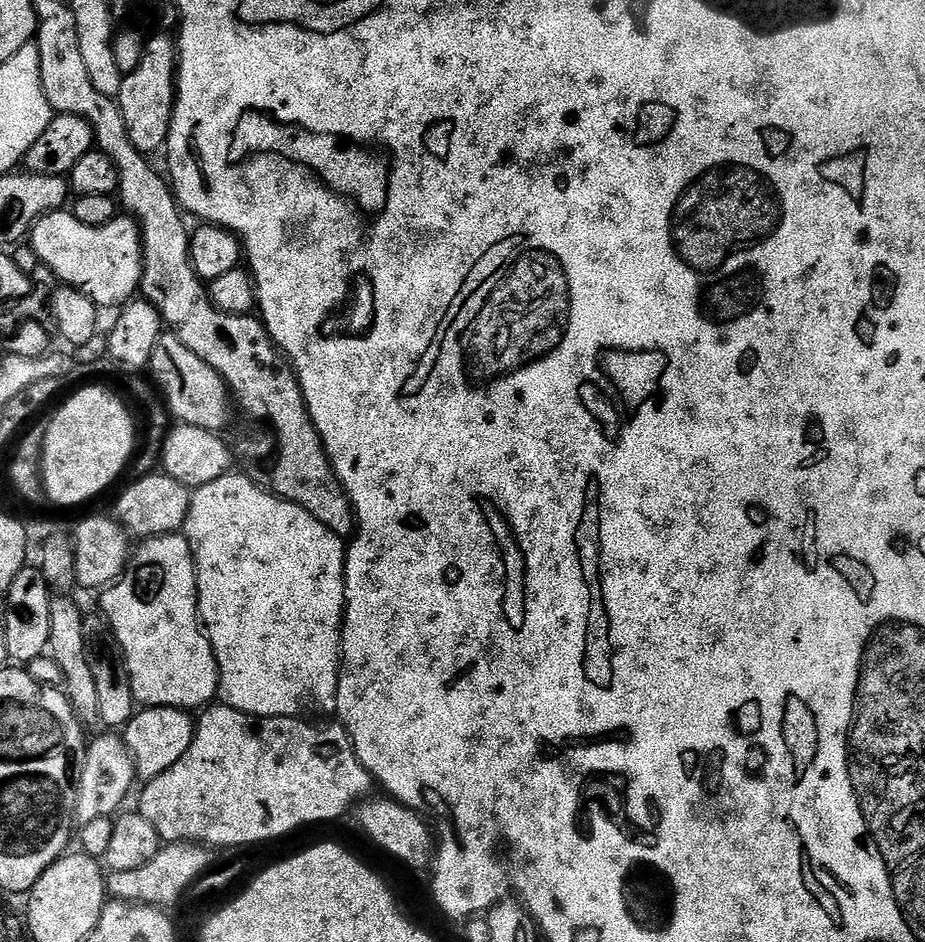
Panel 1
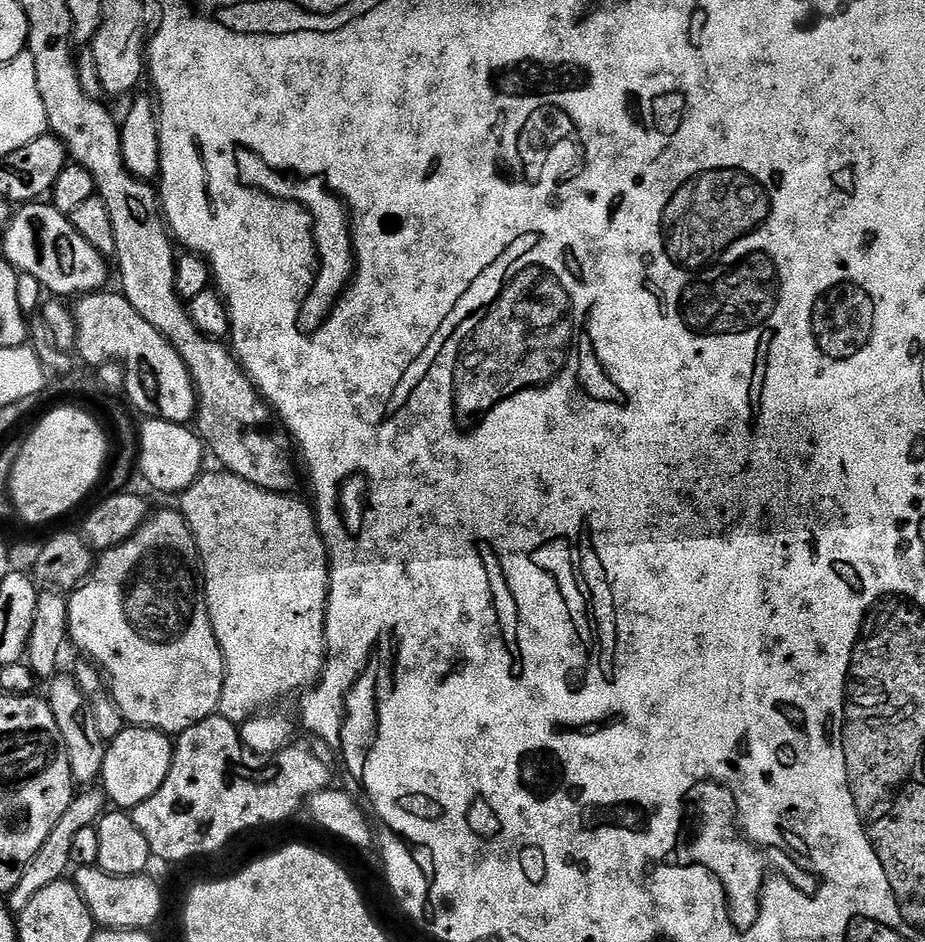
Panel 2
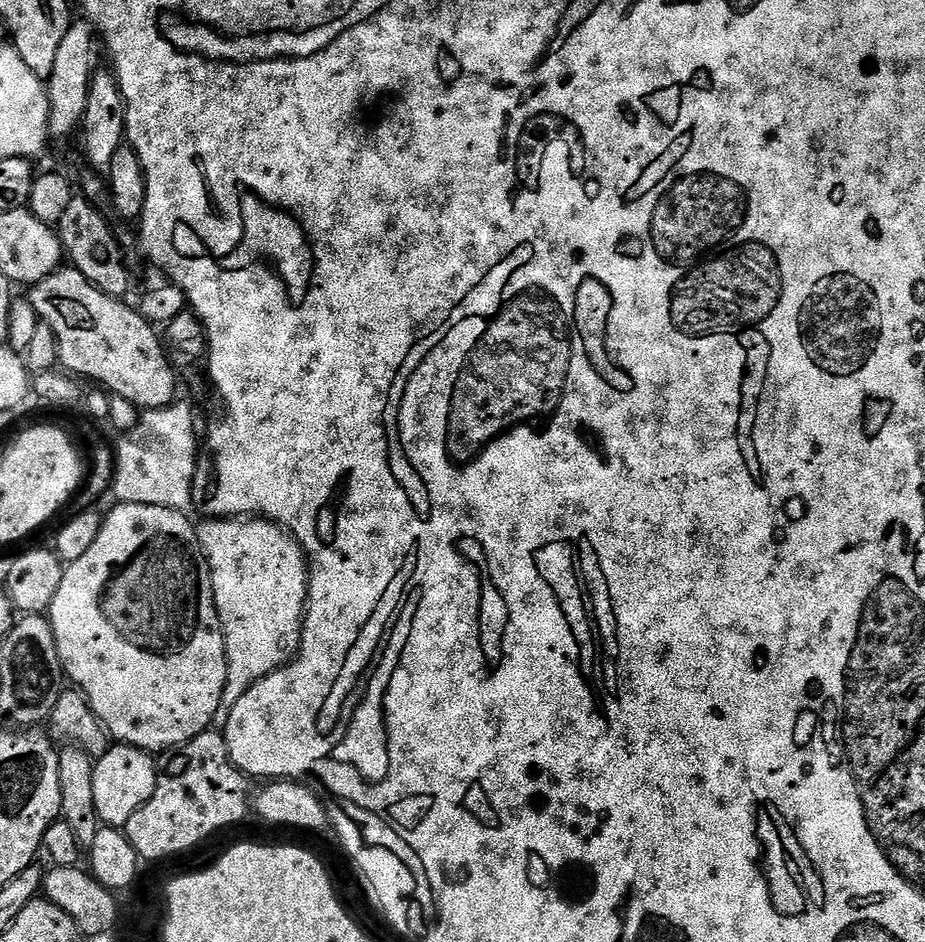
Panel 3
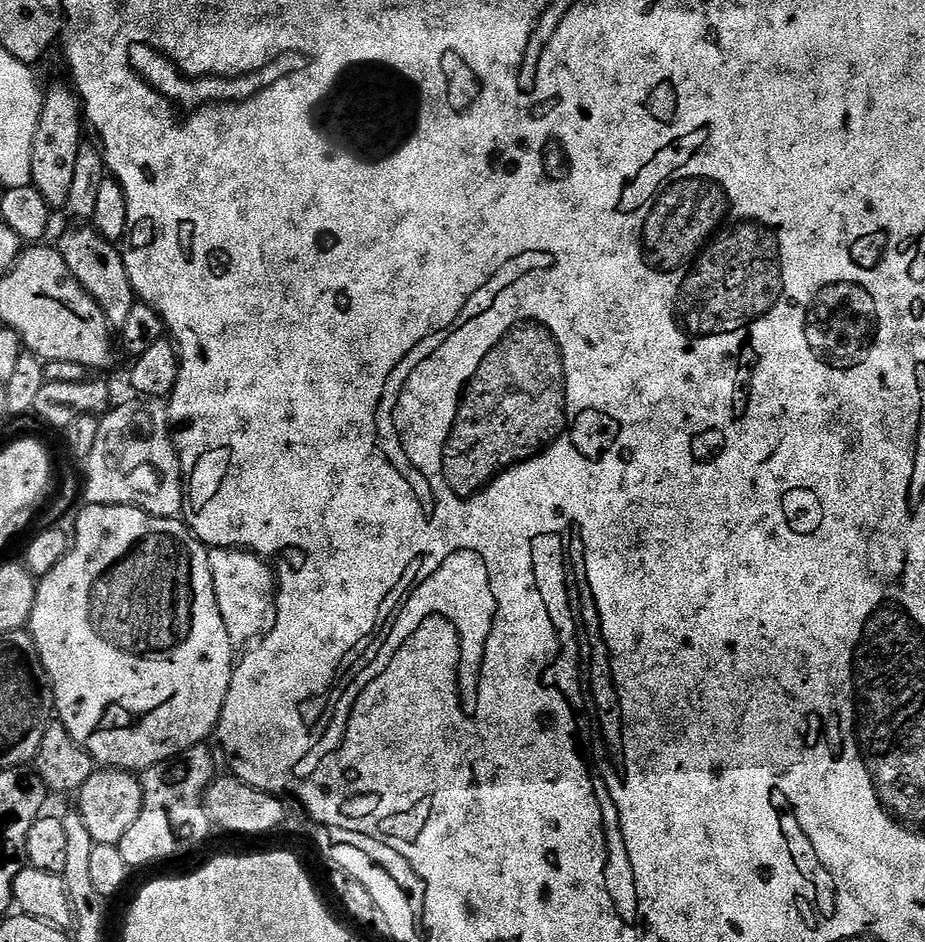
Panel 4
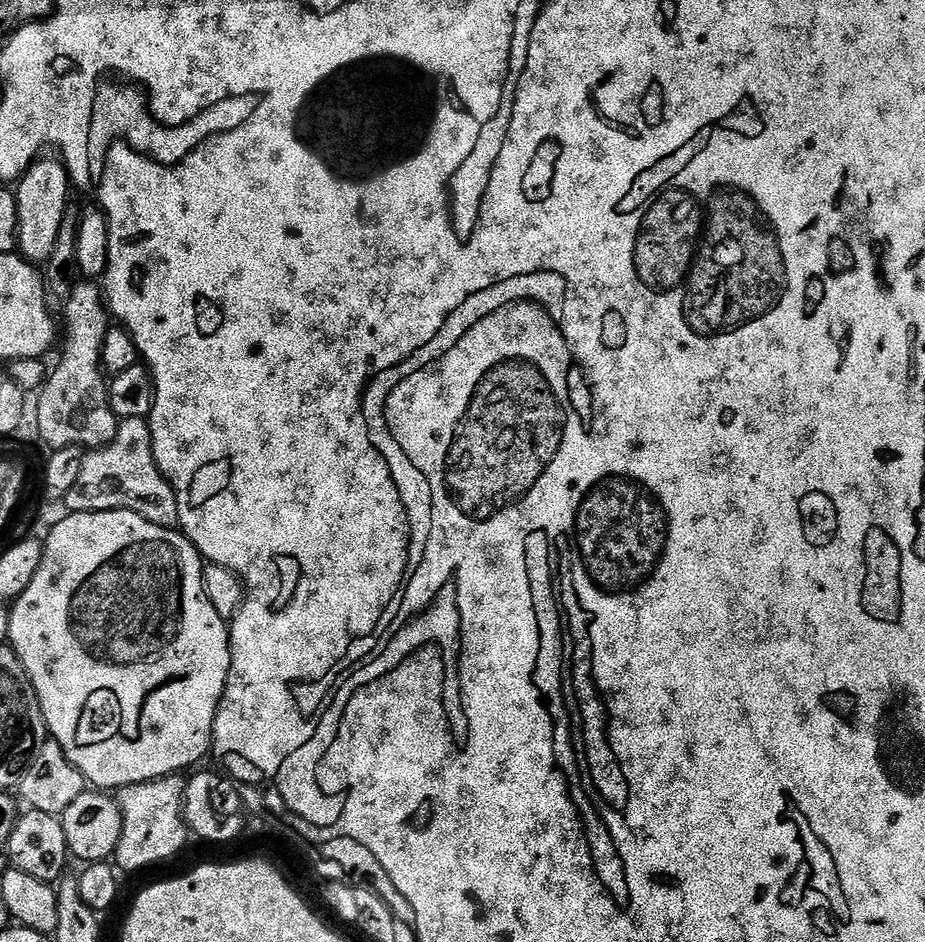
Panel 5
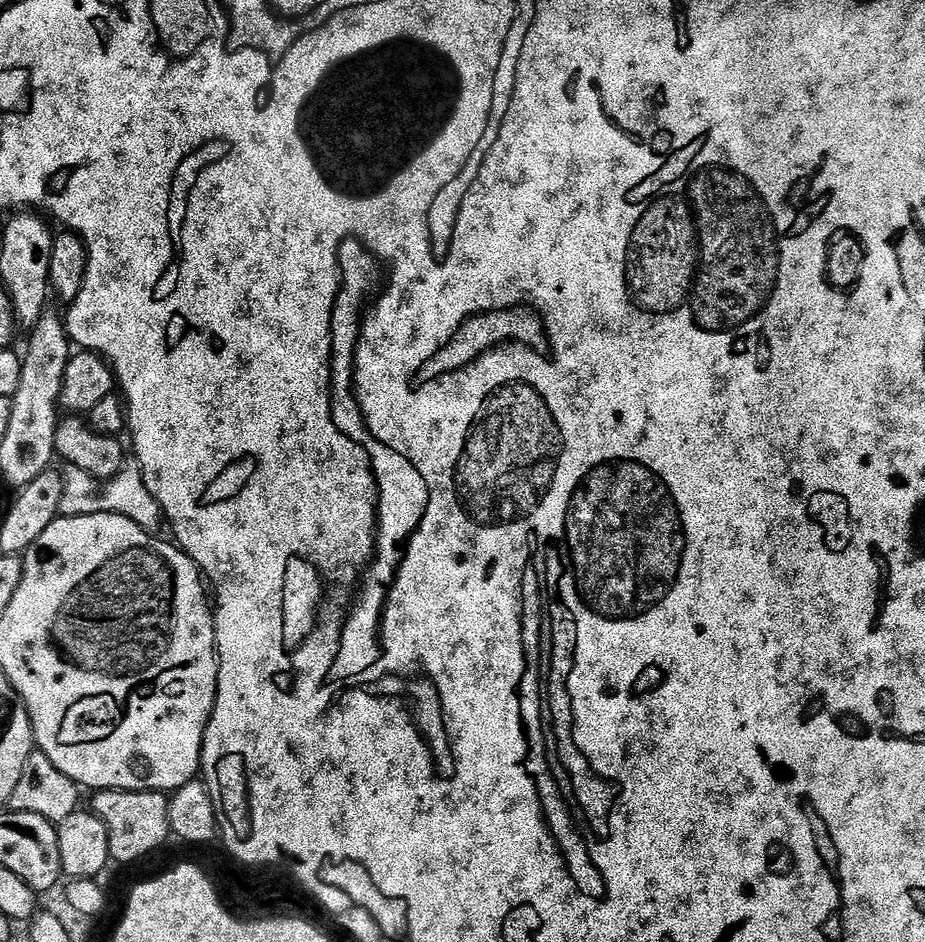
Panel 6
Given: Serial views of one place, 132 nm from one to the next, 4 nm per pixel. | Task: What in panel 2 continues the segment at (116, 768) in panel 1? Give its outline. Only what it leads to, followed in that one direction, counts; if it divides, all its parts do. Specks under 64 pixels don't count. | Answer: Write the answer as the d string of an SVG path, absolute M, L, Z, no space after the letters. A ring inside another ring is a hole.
M92 786L87 790L77 791L73 795L66 814L62 814L62 818L58 818L58 826L54 826L54 830L50 830L50 838L46 838L46 842L42 842L42 850L38 850L38 854L34 854L30 866L26 866L26 870L22 870L22 878L18 878L18 886L14 886L14 890L7 893L8 908L13 914L26 910L26 906L30 906L30 901L41 890L46 890L46 886L65 879L69 875L70 869L73 867L70 849L74 846L75 835L93 827L105 811L106 797L99 787Z

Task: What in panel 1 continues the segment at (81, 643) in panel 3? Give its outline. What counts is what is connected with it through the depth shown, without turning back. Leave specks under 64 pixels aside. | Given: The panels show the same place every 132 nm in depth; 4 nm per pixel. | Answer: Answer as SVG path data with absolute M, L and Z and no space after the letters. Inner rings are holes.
M182 534L154 536L145 539L141 544L144 545L137 552L135 549L131 553L124 575L101 595L105 596L100 600L104 607L104 616L112 627L111 635L119 651L120 648L124 651L122 664L132 688L132 697L136 699L137 705L146 708L203 709L217 699L220 672L216 668L212 643L200 622L196 563L188 539Z

